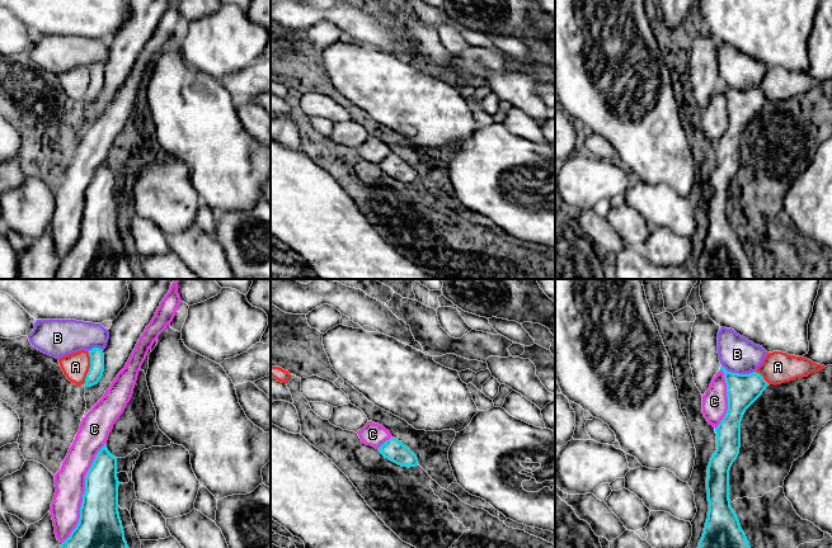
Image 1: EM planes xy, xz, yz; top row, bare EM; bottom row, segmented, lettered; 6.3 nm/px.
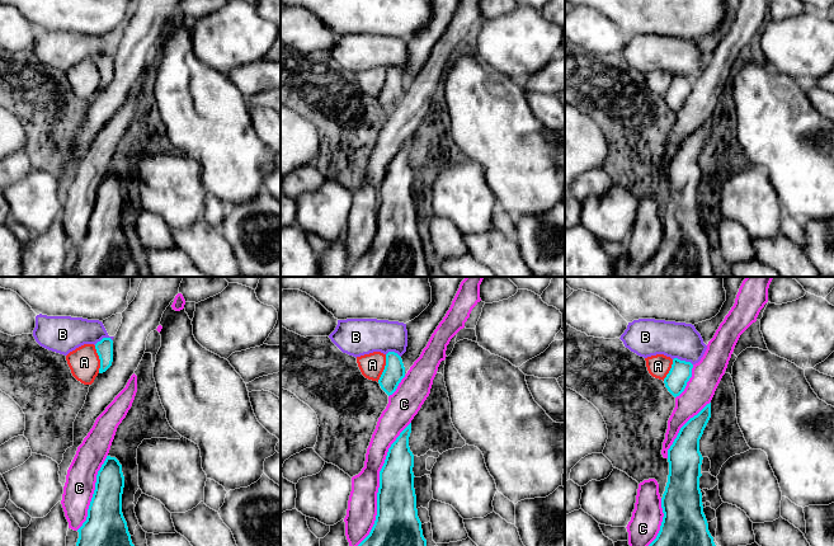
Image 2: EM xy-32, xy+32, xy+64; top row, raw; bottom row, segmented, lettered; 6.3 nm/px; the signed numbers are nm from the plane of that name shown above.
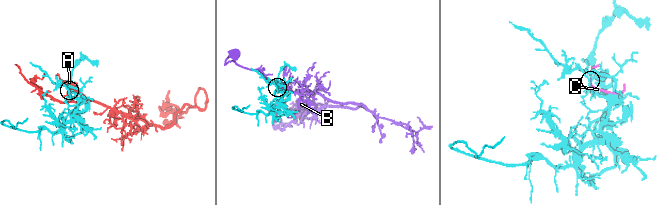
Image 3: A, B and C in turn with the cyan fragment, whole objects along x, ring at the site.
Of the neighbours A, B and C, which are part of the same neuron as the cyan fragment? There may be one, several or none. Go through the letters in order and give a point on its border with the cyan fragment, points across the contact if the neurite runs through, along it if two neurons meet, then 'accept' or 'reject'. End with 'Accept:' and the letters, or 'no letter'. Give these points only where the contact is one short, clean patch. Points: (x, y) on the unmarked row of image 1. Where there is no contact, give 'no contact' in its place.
A: xy (89, 84) | reject
B: yz (737, 89) | reject
C: xy (84, 208) | reject
Accept: no letter

